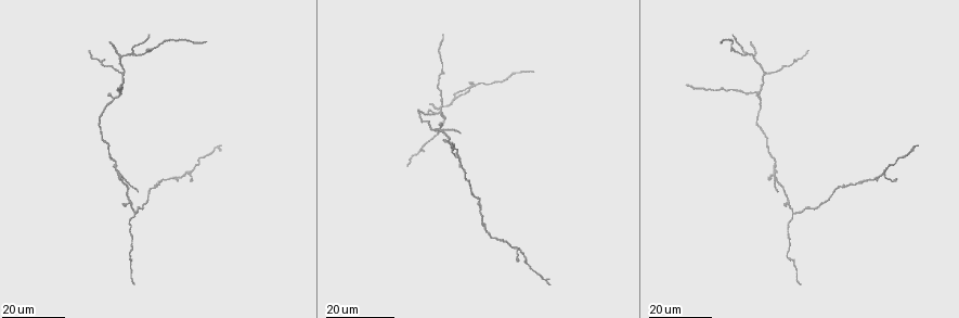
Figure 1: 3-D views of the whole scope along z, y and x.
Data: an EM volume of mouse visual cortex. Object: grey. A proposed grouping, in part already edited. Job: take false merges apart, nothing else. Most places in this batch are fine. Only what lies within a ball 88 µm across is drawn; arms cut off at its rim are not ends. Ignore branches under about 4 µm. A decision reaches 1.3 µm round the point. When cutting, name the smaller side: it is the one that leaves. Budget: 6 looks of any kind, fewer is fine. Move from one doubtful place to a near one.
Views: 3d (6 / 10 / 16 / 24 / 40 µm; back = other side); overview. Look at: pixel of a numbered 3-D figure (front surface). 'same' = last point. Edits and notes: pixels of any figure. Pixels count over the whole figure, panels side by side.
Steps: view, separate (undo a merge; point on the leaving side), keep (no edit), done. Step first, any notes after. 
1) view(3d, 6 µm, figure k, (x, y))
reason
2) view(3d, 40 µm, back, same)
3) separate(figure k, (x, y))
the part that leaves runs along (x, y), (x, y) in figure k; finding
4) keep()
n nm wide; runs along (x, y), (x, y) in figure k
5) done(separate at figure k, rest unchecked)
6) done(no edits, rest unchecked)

view(3d, 24 µm, figure 1, (124, 74))
a fork

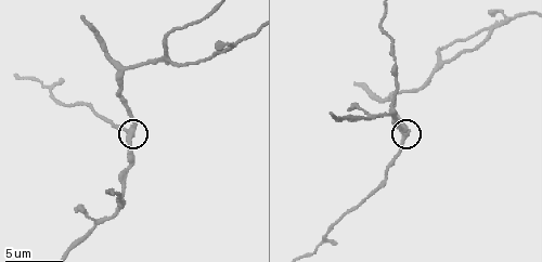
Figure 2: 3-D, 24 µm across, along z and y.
view(3d, 6 µm, figure 2, (131, 132))

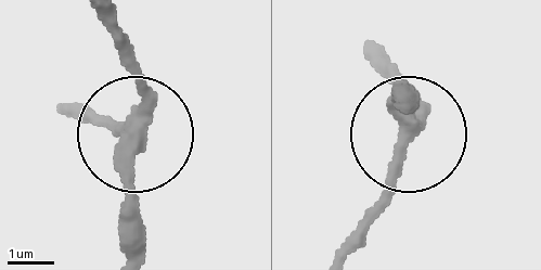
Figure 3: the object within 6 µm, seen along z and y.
keep()
side arm 21 µm; 3 arms; continuous, no second cell

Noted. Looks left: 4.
view(3d, 10 µm, figure 2, (169, 60))
two arms in line, one across

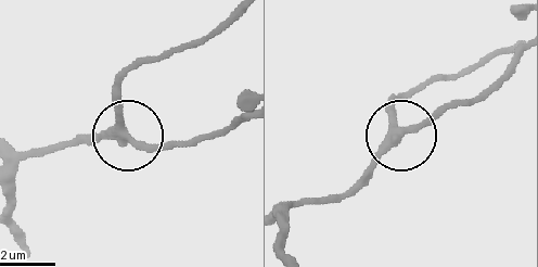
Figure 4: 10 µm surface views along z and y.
view(3d, 6 µm, figure 4, (127, 136))

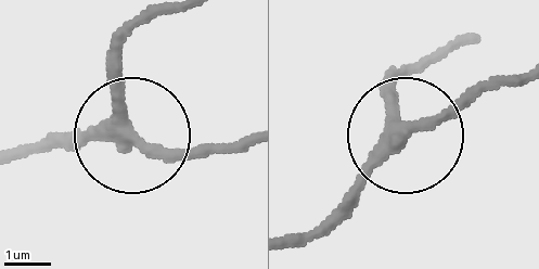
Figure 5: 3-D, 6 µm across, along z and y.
keep()
side arm 10 µm; 3 arms; one cell here

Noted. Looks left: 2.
view(3d, 10 µm, figure 2, (392, 112))
a fork

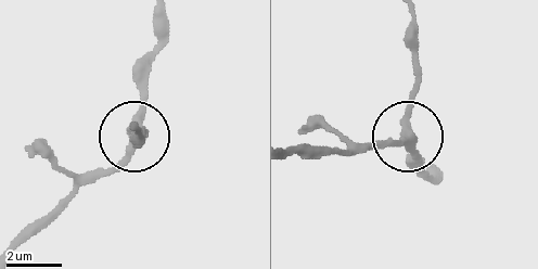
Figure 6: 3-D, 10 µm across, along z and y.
view(3d, 6 µm, figure 6, (409, 137))

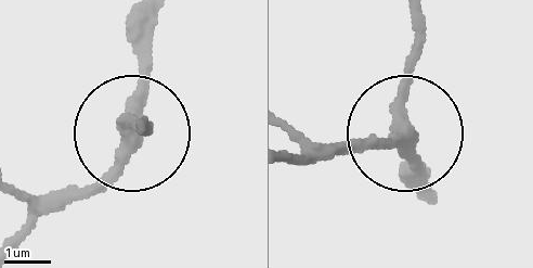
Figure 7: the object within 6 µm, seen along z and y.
keep()
330 nm wide; runs along (293, 154), (351, 154), (405, 130), (421, 14) in figure 7; all the same cell

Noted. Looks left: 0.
done(no edits, rest unchecked)

